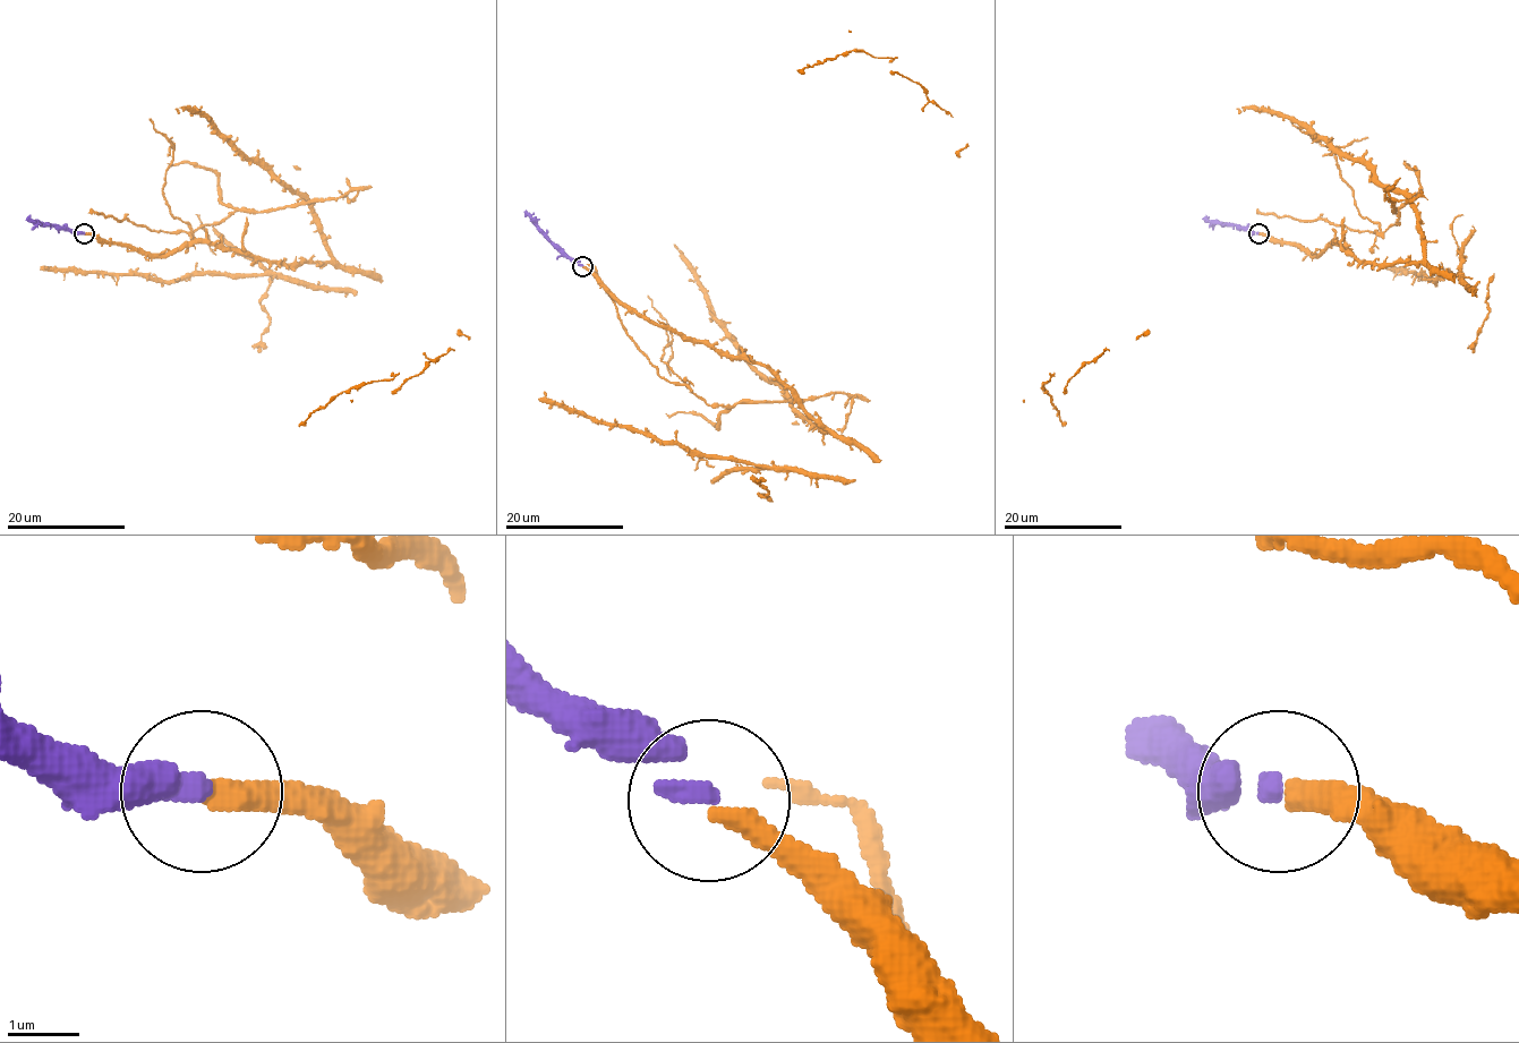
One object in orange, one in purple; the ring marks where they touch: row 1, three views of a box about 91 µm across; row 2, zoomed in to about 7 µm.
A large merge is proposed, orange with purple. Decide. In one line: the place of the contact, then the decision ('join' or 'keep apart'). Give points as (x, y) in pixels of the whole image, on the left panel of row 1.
place (84, 233); join

